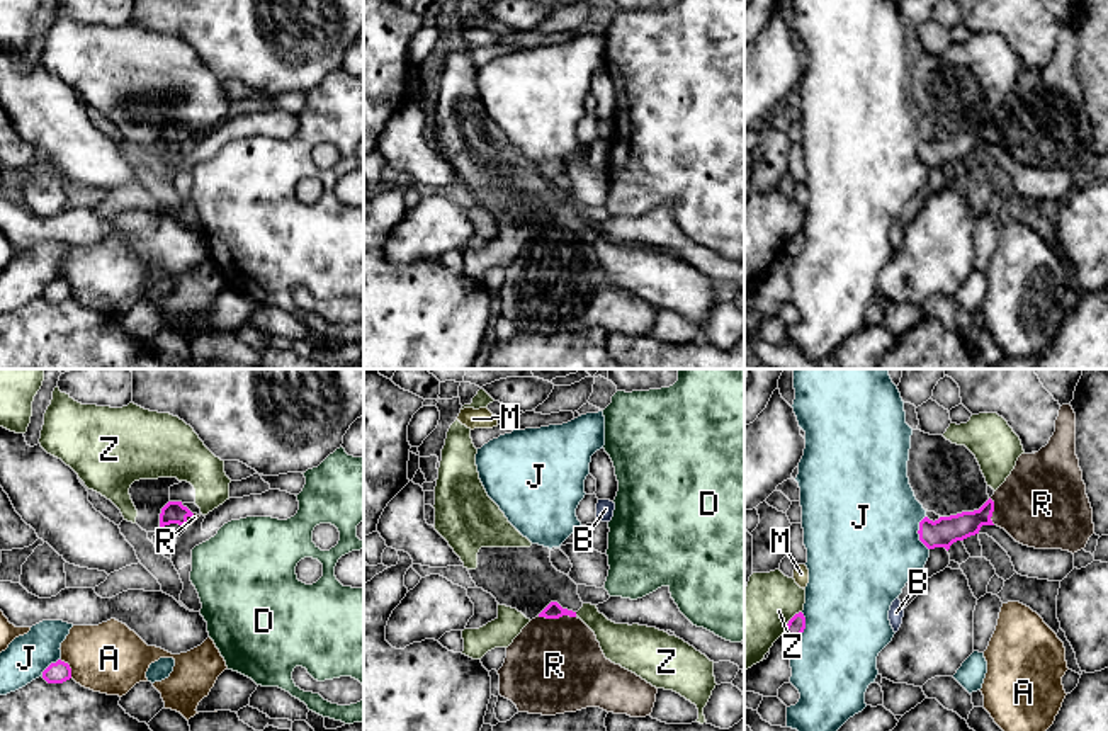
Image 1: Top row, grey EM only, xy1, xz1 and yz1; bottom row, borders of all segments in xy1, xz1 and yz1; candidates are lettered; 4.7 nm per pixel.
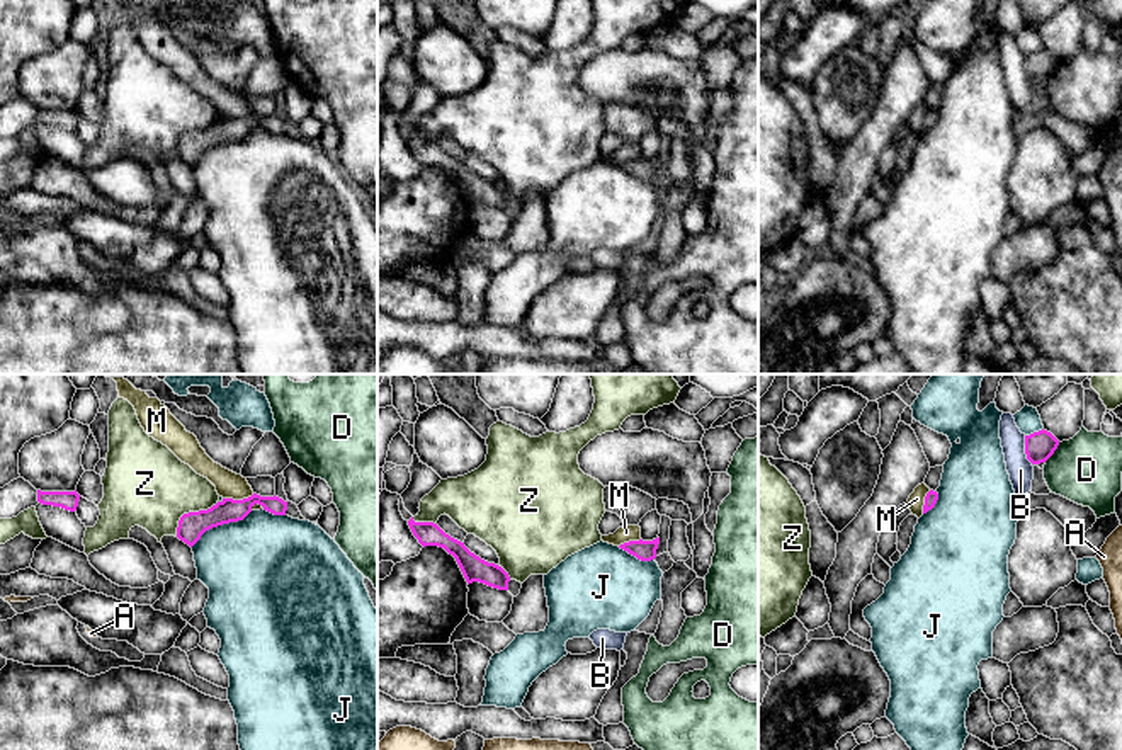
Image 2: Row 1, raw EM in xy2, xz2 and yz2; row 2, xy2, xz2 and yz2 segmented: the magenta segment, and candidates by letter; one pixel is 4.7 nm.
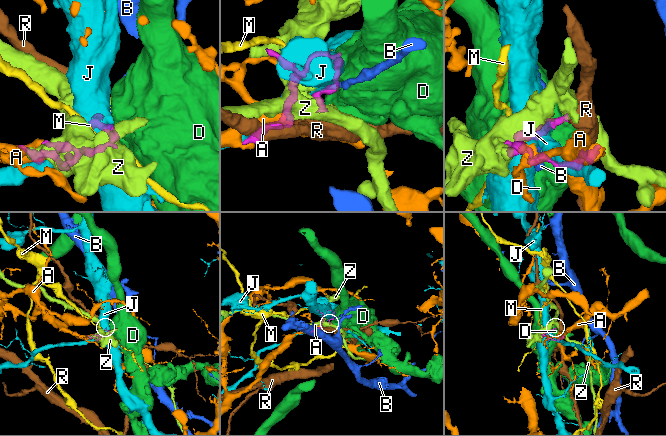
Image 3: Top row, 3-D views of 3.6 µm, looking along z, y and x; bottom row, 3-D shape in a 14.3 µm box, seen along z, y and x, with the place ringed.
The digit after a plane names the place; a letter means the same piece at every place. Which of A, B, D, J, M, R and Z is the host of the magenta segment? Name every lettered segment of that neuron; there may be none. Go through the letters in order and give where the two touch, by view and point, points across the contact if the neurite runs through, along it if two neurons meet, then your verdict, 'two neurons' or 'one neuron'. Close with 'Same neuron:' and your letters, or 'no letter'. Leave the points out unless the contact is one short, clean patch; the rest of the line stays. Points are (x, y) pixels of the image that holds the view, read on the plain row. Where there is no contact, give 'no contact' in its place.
A: contact xy1 (68, 286); two neurons
B: contact yz2 (1025, 68); two neurons
D: contact yz2 (1053, 72); two neurons
J: contact xy2 (221, 143); two neurons
M: contact xy2 (238, 119); border xy2 (254, 113), (243, 118), (223, 118); two neurons
R: contact xz1 (558, 237); way xz1 (553, 230), (558, 237), (554, 284); one neuron
Z: contact xy2 (189, 131); two neurons
Same neuron: R

